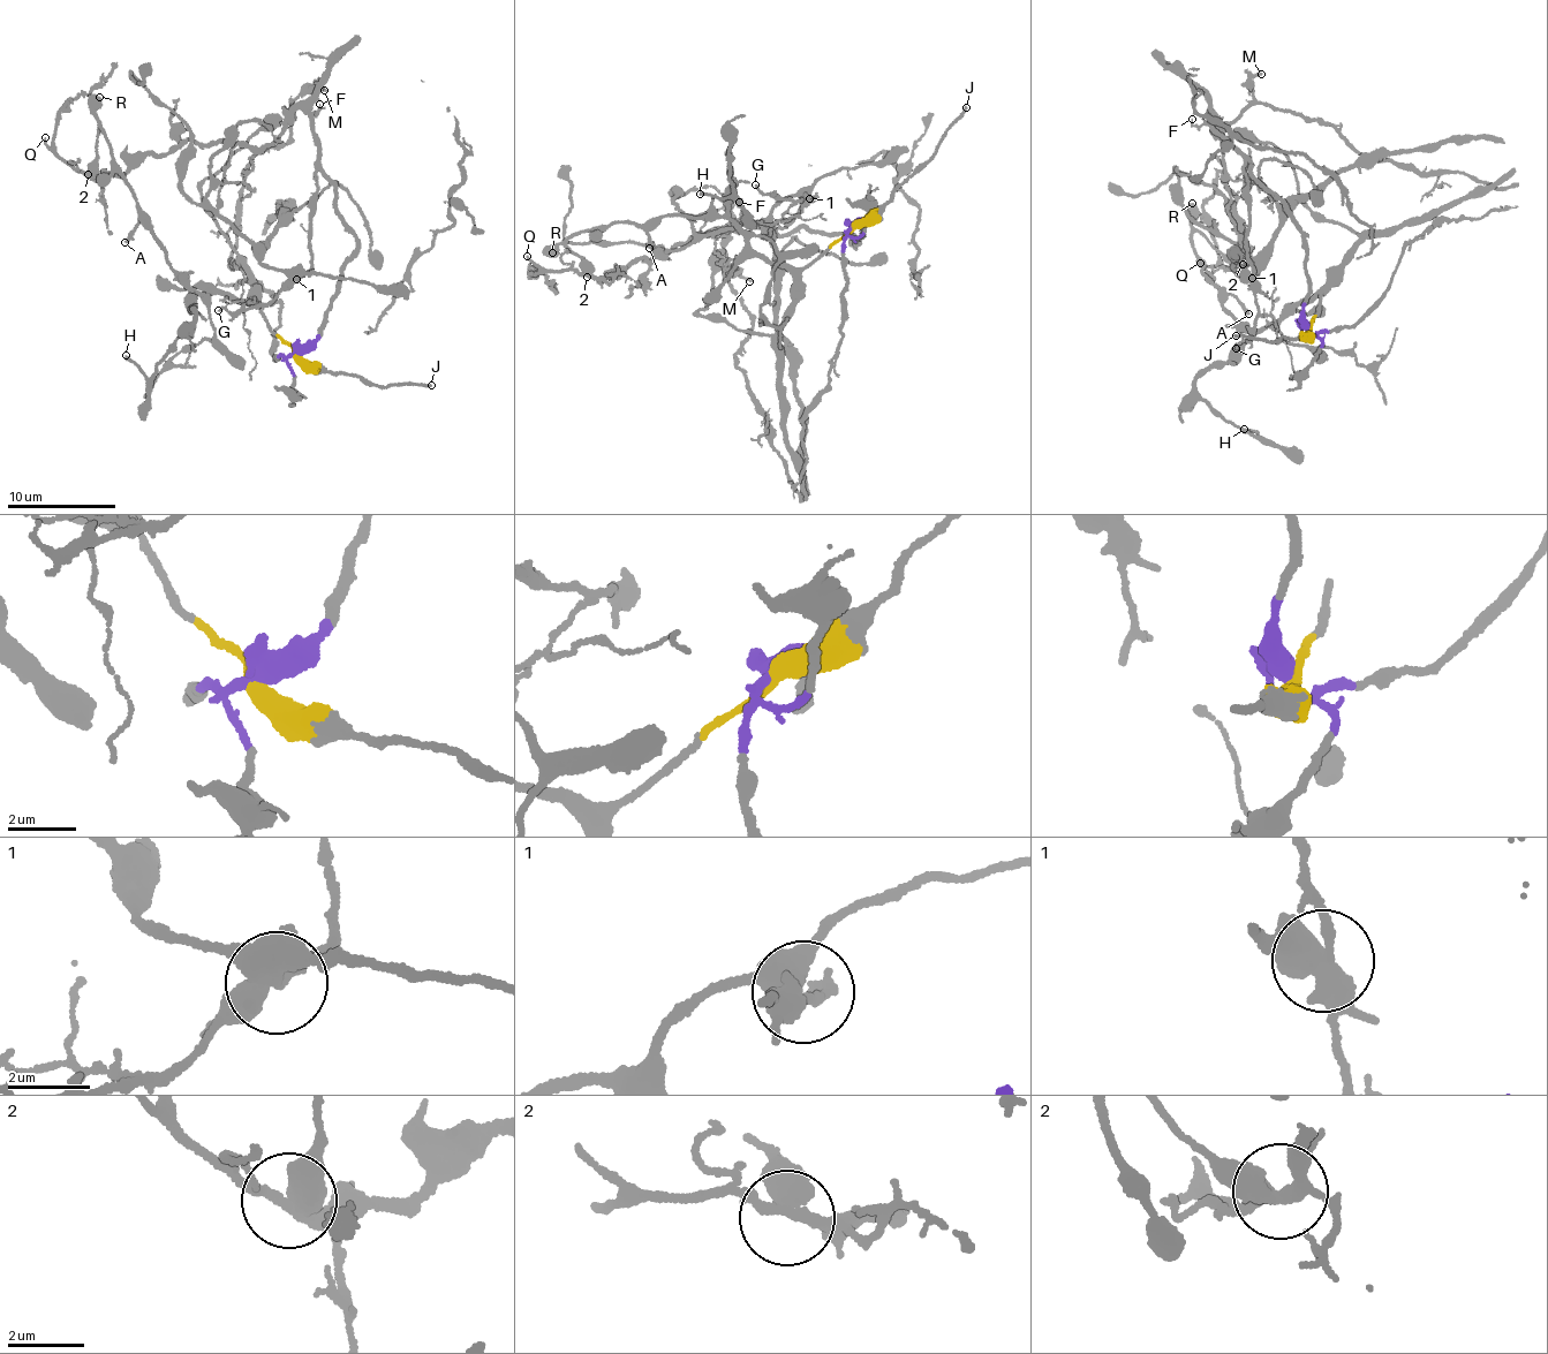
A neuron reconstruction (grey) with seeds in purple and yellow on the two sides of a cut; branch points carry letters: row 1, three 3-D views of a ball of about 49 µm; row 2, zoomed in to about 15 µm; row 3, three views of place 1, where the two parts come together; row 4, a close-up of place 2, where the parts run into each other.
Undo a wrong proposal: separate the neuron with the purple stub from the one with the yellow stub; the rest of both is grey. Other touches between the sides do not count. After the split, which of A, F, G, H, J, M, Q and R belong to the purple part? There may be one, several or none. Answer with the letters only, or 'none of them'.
F, G, M, Q

